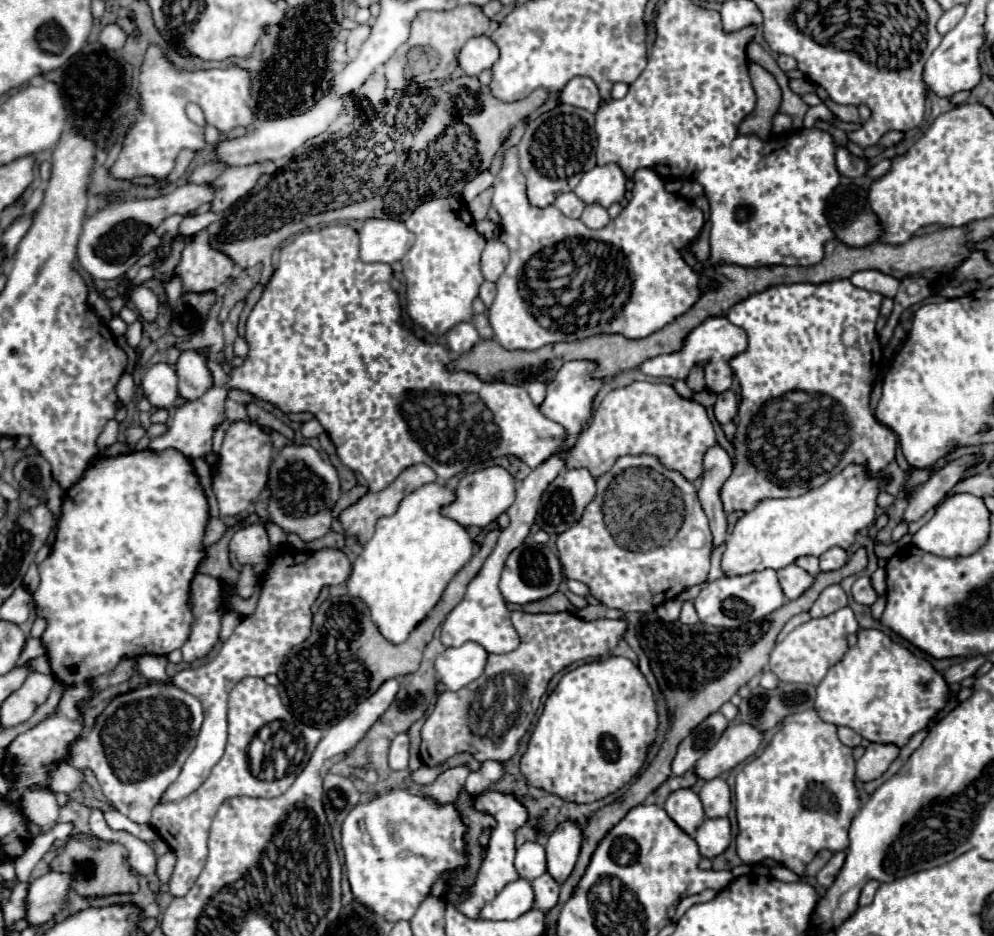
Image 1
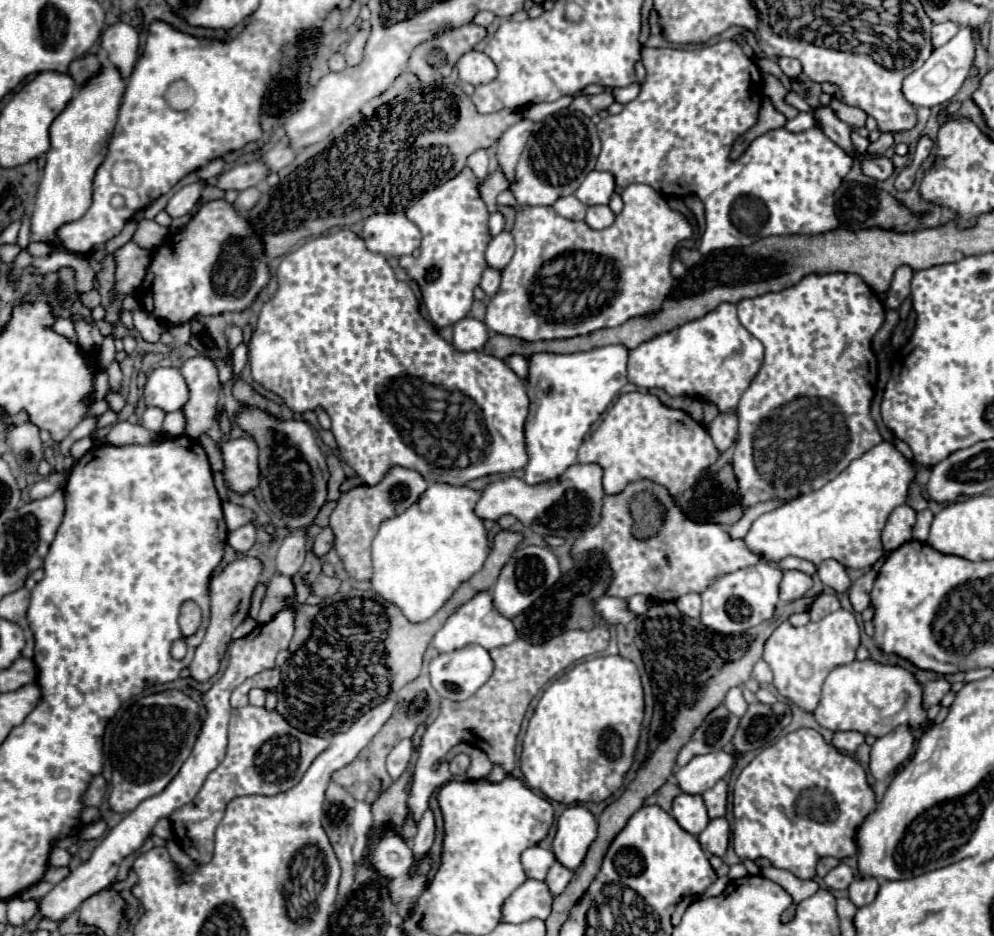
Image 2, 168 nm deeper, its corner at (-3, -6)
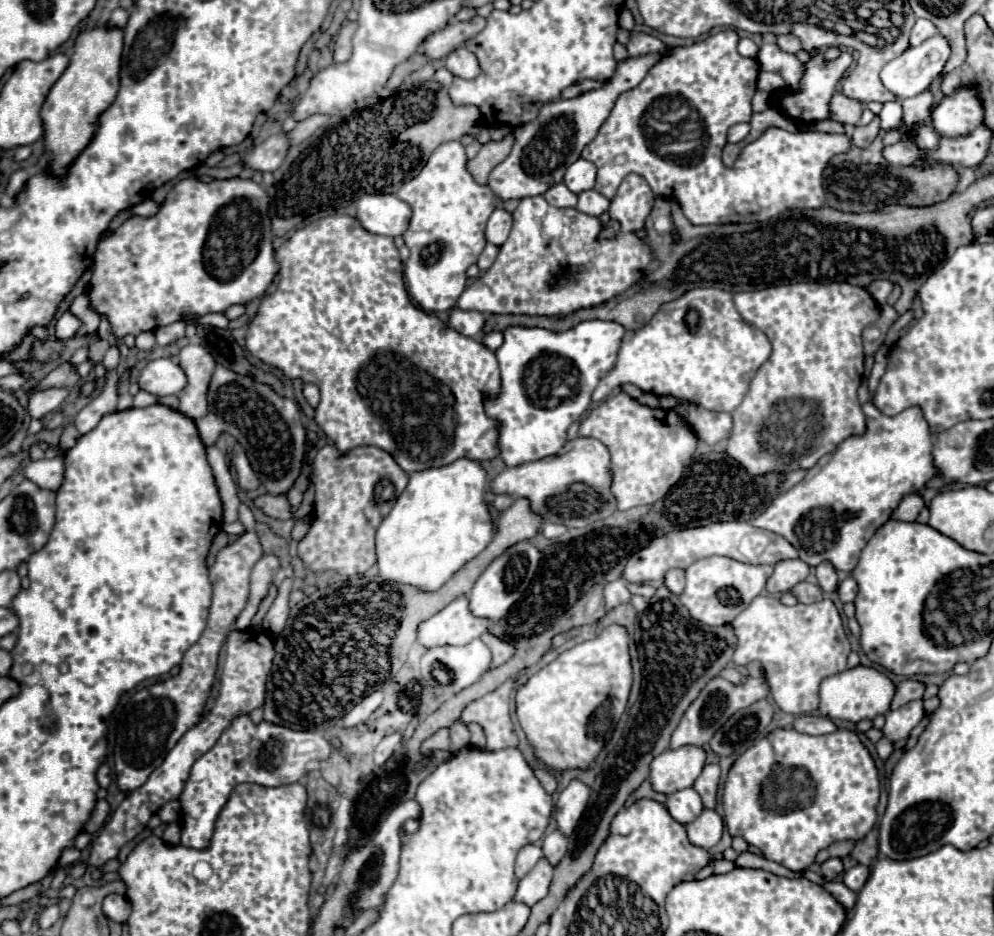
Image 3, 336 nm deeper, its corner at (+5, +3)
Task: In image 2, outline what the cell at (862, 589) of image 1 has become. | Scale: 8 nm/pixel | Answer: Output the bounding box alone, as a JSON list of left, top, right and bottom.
[849,571,875,613]

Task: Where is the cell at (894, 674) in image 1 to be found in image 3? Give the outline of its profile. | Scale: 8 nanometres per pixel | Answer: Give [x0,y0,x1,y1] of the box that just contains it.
[819,666,895,722]

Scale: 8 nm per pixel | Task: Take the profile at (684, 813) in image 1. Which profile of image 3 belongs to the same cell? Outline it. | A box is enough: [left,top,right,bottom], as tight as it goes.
[665,788,703,824]

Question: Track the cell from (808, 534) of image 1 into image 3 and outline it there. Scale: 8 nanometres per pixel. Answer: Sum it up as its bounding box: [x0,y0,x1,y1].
[751,402,937,572]

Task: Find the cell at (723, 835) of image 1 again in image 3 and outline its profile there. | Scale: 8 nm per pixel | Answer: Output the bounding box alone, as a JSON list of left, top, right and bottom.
[685,810,723,850]

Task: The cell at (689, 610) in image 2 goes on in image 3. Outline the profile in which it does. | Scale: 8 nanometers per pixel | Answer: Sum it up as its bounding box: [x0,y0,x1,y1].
[665,570,685,594]

